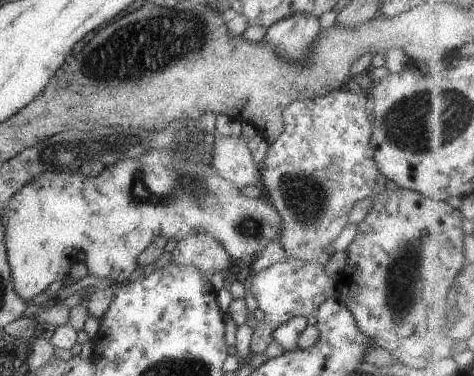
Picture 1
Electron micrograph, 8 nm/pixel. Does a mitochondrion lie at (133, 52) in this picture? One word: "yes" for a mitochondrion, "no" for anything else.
yes

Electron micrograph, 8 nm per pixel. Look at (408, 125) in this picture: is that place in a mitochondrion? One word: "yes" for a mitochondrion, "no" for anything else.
yes

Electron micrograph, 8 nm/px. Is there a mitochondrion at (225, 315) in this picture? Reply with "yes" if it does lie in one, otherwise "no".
no

